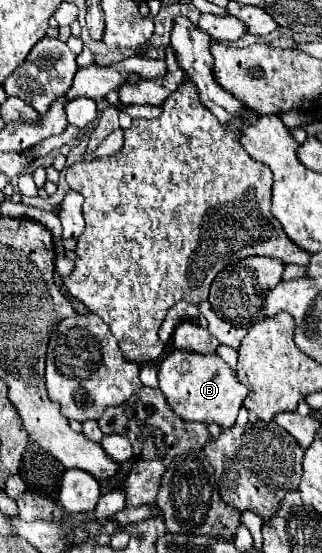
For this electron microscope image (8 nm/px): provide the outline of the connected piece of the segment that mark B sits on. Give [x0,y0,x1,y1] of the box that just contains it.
[158,351,246,427]

